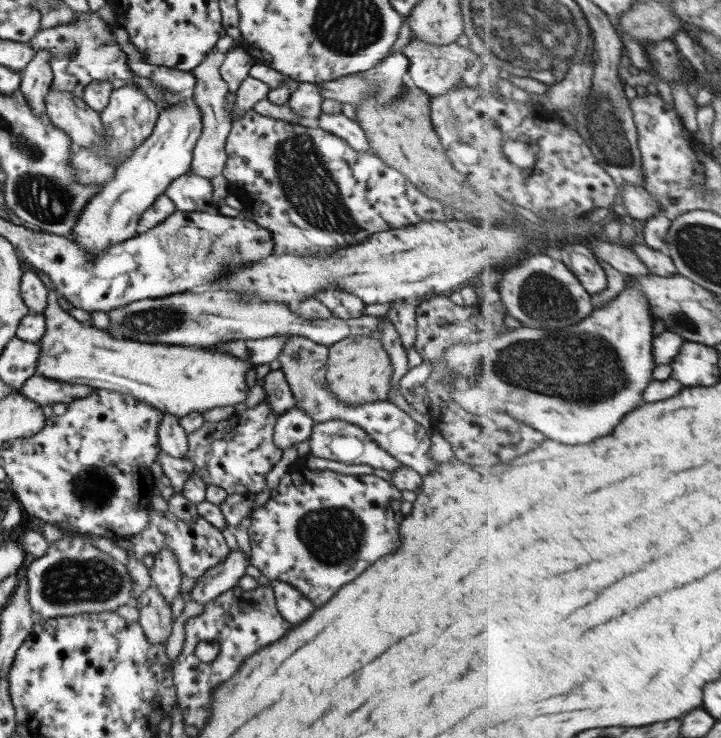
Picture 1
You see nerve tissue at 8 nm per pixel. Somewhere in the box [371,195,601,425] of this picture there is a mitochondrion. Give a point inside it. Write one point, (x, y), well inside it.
(544, 299)

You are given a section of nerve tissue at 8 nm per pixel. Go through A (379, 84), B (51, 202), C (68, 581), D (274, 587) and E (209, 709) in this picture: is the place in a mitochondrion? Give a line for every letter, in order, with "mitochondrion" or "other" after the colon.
A: mitochondrion
B: mitochondrion
C: mitochondrion
D: other
E: other

